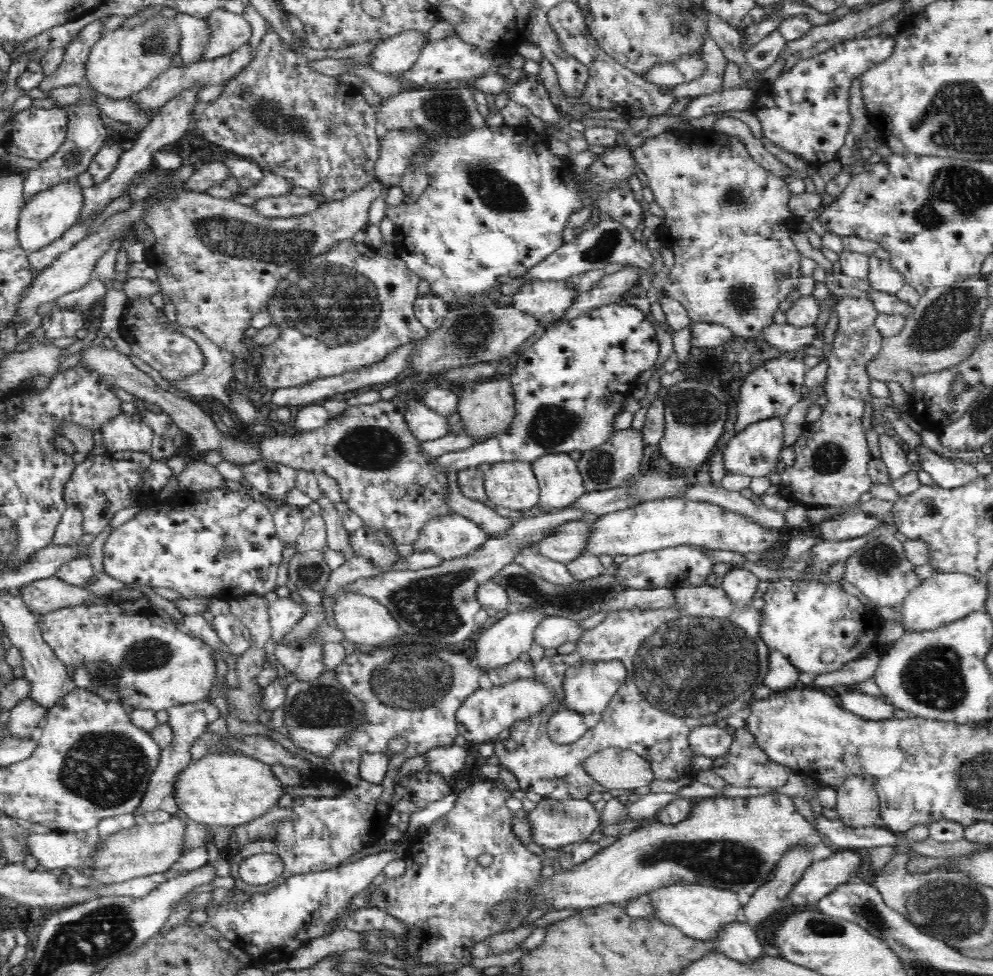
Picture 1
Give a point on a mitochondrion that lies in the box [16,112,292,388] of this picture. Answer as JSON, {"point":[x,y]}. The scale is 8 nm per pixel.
{"point":[73,159]}

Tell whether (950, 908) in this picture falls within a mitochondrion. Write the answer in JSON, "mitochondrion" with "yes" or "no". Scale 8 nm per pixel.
{"mitochondrion":"yes"}

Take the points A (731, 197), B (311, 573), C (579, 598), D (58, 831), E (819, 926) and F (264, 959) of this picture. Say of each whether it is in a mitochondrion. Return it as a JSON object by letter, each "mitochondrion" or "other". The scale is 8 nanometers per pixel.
{"A":"mitochondrion","B":"mitochondrion","C":"mitochondrion","D":"other","E":"mitochondrion","F":"other"}

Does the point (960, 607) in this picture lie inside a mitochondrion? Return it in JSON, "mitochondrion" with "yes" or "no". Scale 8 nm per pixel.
{"mitochondrion":"no"}

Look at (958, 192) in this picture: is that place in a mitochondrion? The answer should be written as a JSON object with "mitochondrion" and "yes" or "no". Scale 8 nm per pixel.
{"mitochondrion":"yes"}

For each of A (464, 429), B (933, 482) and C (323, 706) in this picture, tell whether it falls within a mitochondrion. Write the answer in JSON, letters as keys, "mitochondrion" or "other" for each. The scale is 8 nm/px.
{"A":"other","B":"other","C":"mitochondrion"}

